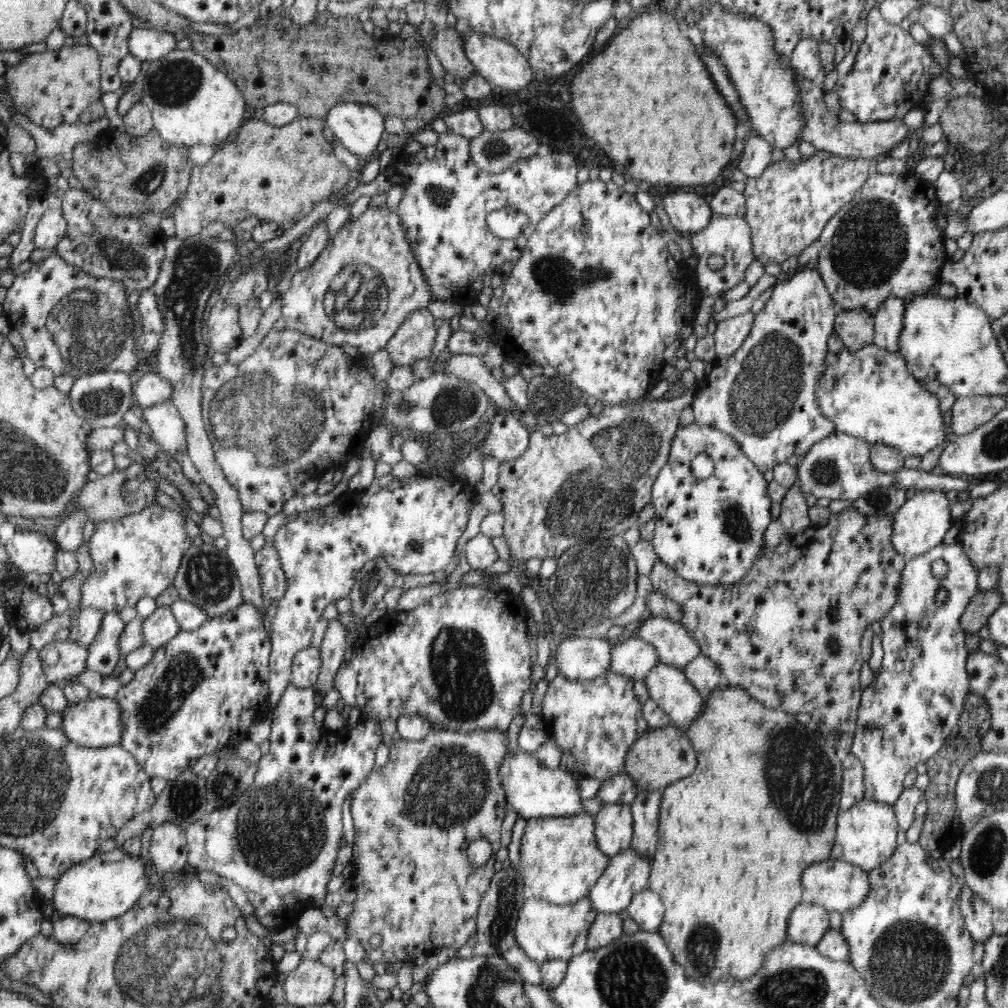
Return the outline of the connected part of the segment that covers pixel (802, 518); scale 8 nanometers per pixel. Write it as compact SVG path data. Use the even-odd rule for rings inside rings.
M800 481L794 482L781 504L779 520L786 529L788 536L798 536L810 528L811 521L808 516L808 505L802 497Z

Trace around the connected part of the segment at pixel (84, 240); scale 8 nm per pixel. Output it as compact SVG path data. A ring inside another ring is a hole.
M78 186L70 187L64 194L62 208L67 231L56 246L56 253L68 264L99 279L122 281L128 293L153 286L166 256L165 242L169 239L162 229L147 227L138 215L114 215L98 198Z

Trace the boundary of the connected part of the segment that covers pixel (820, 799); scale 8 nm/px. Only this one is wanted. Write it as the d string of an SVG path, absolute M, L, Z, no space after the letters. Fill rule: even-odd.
M721 685L714 692L710 692L708 698L704 697L702 714L688 728L684 728L684 731L696 751L698 766L690 776L662 789L662 804L658 814L658 842L649 873L649 890L661 897L665 907L658 933L666 941L675 961L684 966L686 972L698 982L718 982L726 978L744 980L754 976L762 968L762 960L770 950L788 942L790 912L793 912L800 902L805 901L802 874L806 868L830 859L836 836L837 814L840 811L843 764L834 746L830 744L830 739L821 731L798 722L794 713L765 707L739 686Z

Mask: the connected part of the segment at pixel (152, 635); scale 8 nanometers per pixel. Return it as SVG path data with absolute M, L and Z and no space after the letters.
M158 605L151 615L142 620L144 644L153 649L164 646L180 631L180 625L176 622L170 607Z

